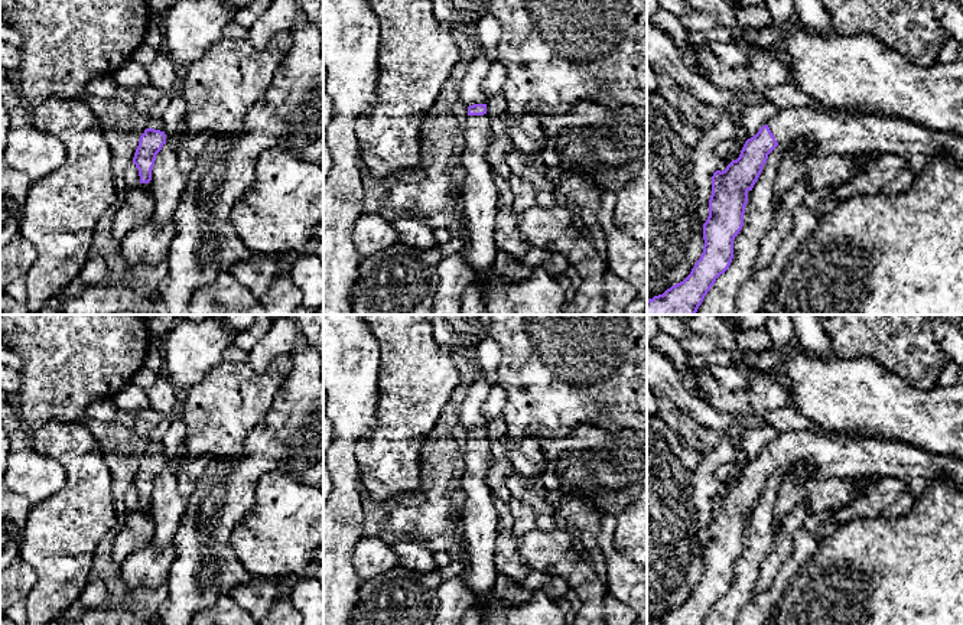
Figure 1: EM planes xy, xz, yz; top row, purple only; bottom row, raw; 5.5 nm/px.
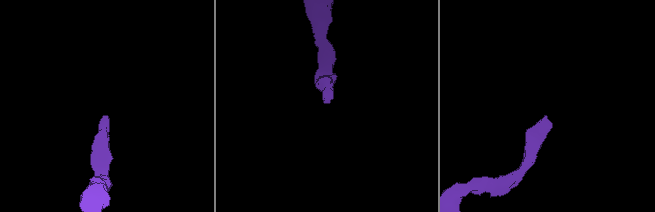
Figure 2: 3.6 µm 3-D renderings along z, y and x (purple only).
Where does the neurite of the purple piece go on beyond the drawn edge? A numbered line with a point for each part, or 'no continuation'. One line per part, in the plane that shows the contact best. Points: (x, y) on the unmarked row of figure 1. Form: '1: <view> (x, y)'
1: yz (833, 455)

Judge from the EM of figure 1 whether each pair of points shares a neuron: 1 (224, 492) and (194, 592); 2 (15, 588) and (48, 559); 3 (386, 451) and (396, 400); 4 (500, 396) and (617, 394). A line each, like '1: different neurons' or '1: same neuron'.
1: same neuron
2: different neurons
3: same neuron
4: different neurons

